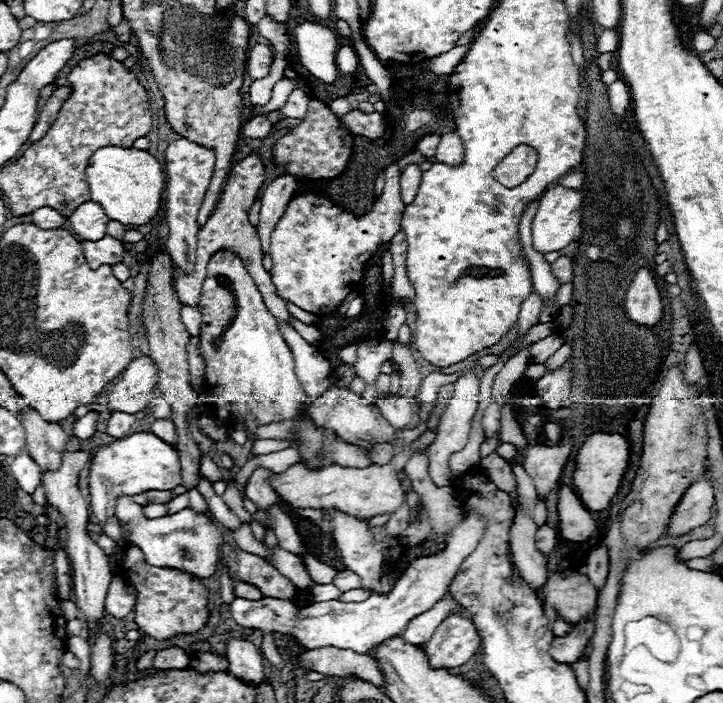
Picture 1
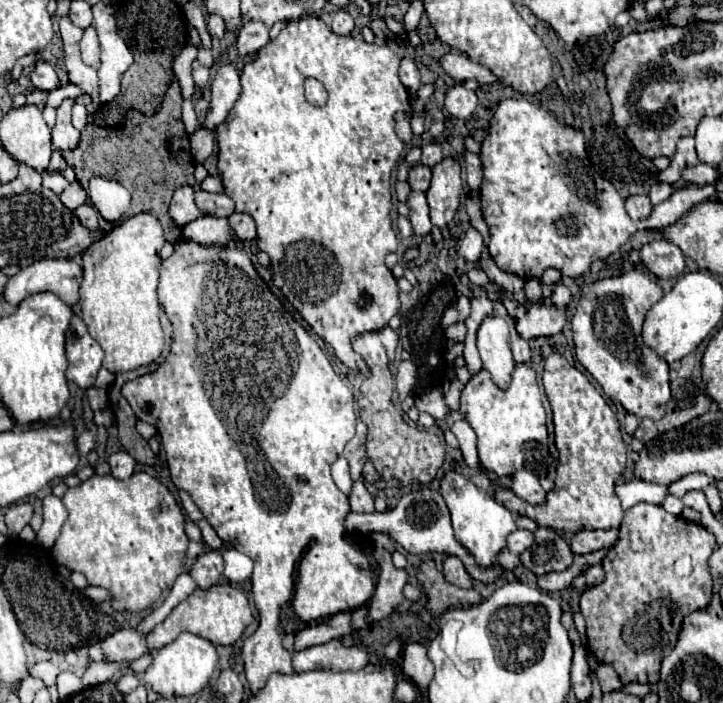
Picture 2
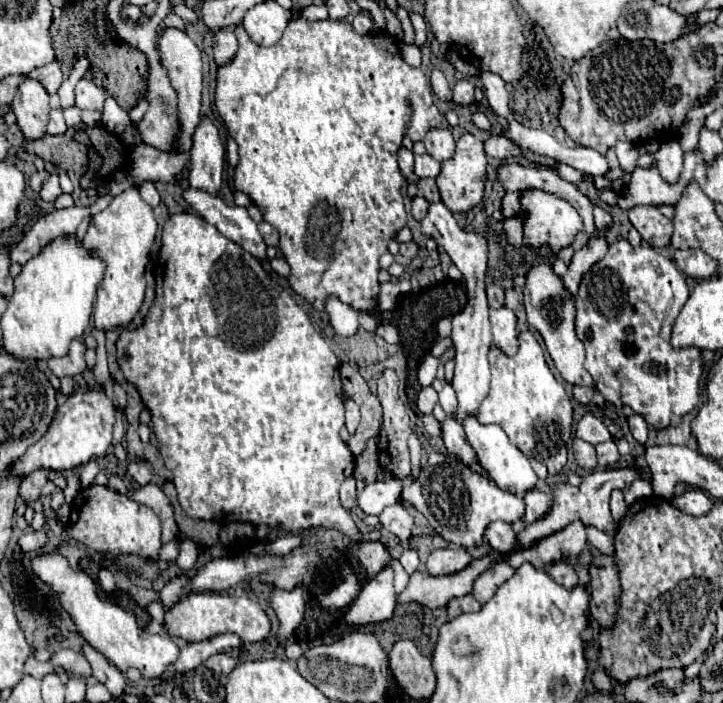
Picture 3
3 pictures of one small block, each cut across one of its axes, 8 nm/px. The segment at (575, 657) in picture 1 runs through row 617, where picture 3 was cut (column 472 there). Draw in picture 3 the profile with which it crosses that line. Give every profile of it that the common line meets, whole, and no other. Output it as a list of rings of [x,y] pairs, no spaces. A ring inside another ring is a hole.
[[[500,560],[496,562],[494,566],[490,566],[484,574],[478,576],[478,580],[474,582],[474,598],[480,602],[480,604],[486,604],[494,594],[496,590],[514,574],[514,570],[508,566],[506,560]]]

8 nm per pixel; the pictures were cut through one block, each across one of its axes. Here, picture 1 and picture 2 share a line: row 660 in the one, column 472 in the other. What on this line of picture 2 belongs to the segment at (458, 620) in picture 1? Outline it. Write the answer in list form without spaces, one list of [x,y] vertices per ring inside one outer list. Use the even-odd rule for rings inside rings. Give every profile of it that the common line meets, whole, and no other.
[[[458,420],[458,422],[452,424],[450,430],[458,438],[460,450],[464,454],[464,460],[468,462],[468,466],[474,466],[474,468],[480,466],[480,462],[478,462],[478,450],[476,450],[476,434],[470,428],[470,424],[466,420]]]

